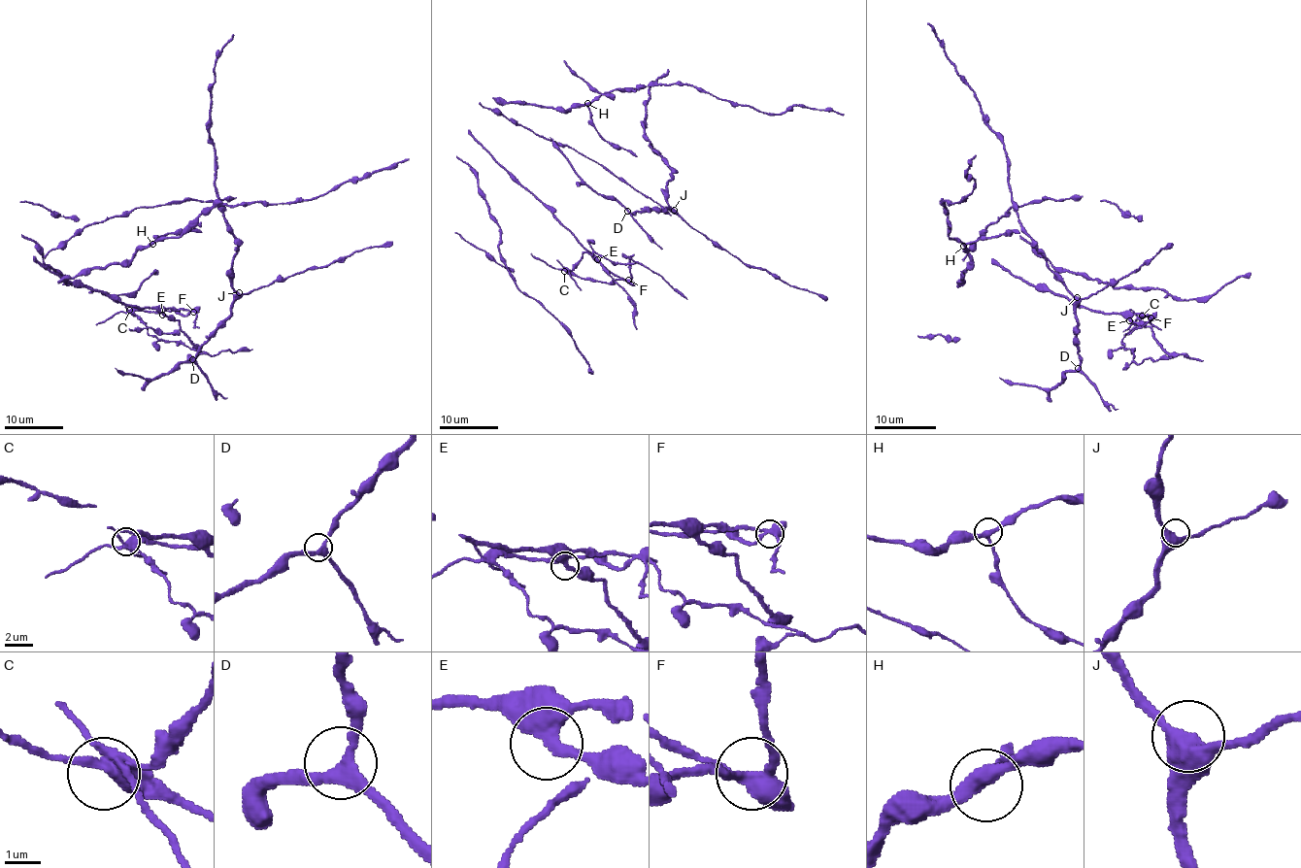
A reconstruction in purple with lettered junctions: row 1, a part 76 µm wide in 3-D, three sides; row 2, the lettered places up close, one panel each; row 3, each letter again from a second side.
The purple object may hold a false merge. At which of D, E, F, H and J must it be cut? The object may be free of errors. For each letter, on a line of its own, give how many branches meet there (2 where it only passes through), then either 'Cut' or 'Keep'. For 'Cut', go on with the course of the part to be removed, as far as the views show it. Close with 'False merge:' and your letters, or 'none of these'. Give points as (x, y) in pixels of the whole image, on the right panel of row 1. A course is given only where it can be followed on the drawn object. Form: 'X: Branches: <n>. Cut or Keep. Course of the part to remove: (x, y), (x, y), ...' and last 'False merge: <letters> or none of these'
D: Branches: 3. Keep
E: Branches: 2. Keep
F: Branches: 4. Cut. Course of the part to remove: (1150, 317), (1150, 321), (1153, 317), (1142, 316), (1121, 342), (1124, 348), (1140, 363), (1145, 359), (1171, 357)
H: Branches: 3. Keep
J: Branches: 3. Keep
False merge: F

